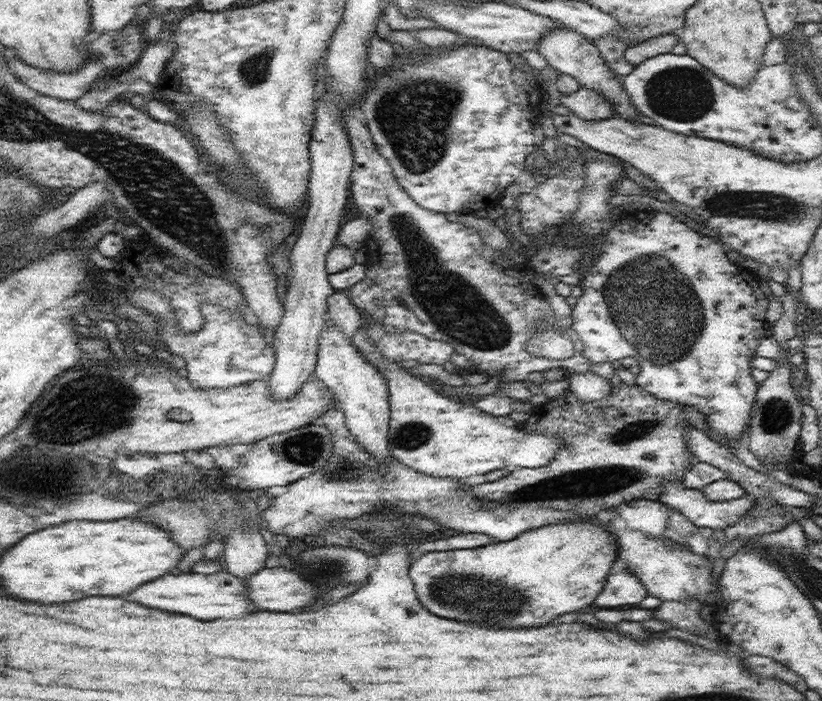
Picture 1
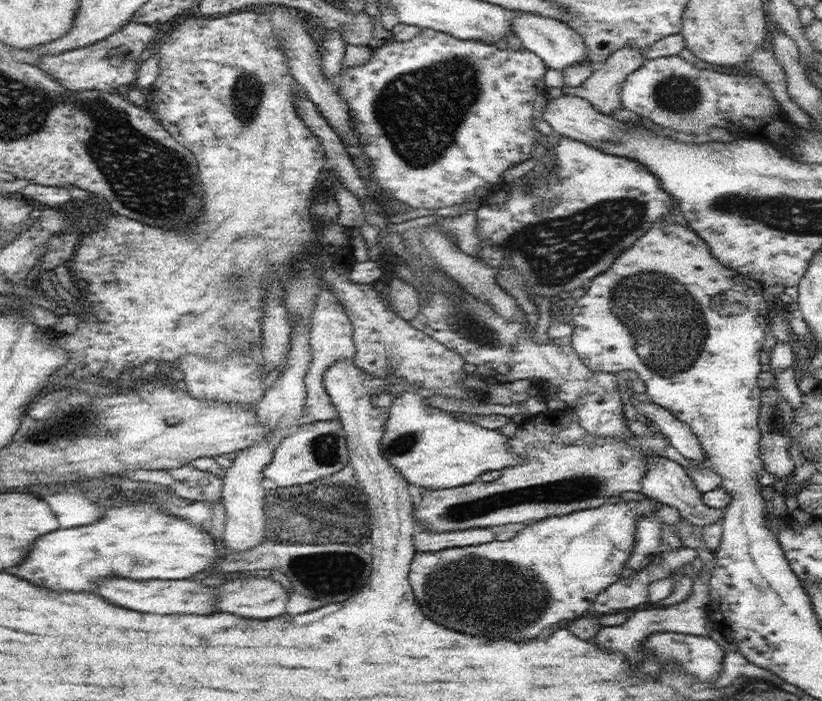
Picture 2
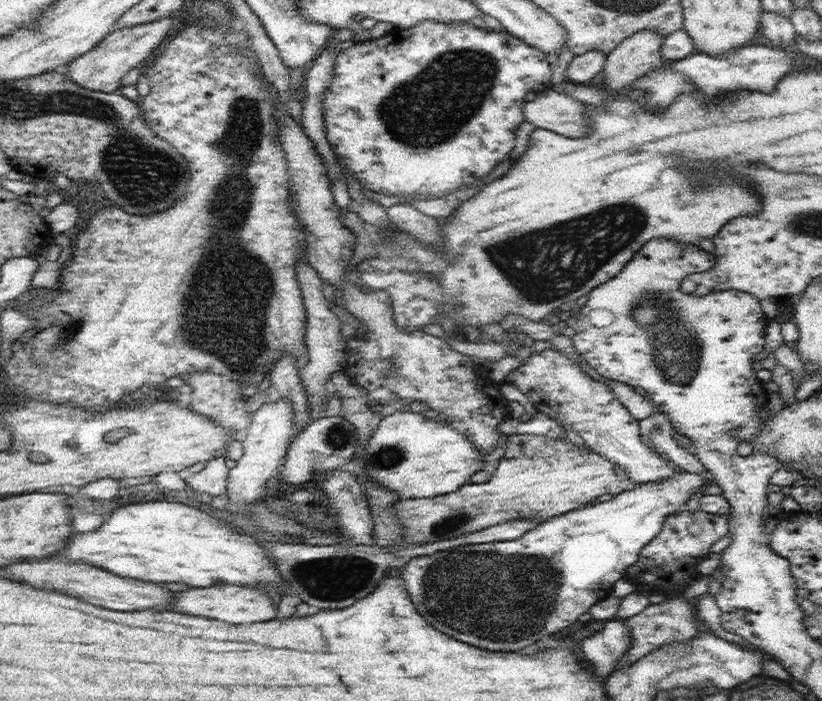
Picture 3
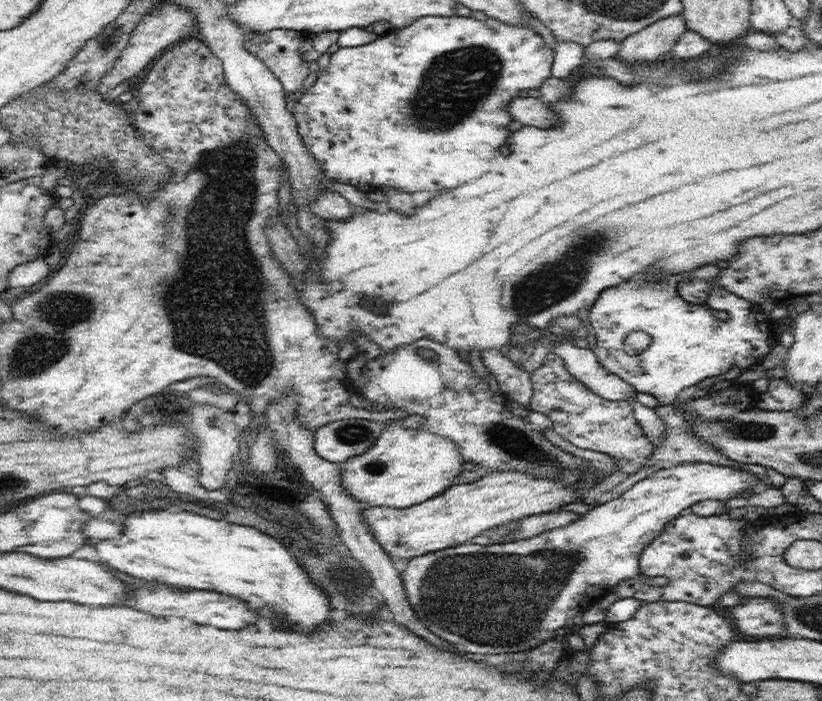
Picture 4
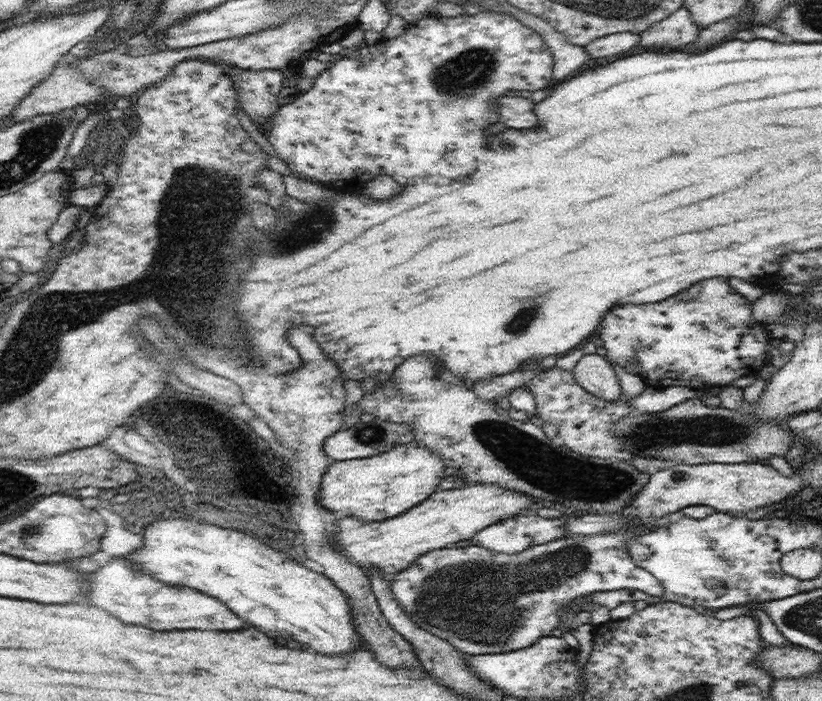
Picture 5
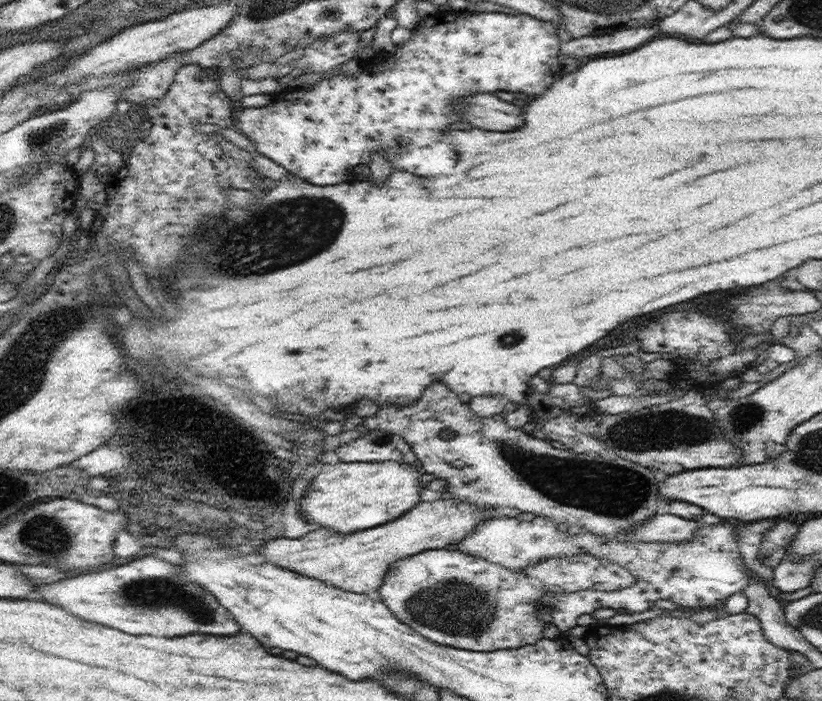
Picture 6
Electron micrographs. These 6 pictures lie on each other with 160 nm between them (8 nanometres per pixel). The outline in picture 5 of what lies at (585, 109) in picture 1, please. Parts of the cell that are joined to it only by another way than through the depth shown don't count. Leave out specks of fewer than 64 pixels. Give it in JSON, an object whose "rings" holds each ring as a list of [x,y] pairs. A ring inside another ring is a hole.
{"rings":[[[682,6],[664,20],[655,22],[643,33],[639,33],[640,46],[656,49],[676,49],[684,44],[694,42],[701,33],[701,29],[691,17],[688,8]]]}

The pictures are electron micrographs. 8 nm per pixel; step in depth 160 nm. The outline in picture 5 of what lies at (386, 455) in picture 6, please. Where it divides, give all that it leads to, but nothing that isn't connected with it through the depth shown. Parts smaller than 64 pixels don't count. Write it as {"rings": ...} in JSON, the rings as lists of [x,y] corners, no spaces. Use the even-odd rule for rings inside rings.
{"rings":[[[375,418],[372,422],[362,423],[357,419],[356,423],[351,427],[339,429],[338,432],[330,436],[330,439],[326,440],[324,450],[332,461],[345,461],[376,456],[378,452],[386,452],[399,444],[408,444],[413,440],[412,427],[406,422],[392,423],[384,420],[380,422]]]}

